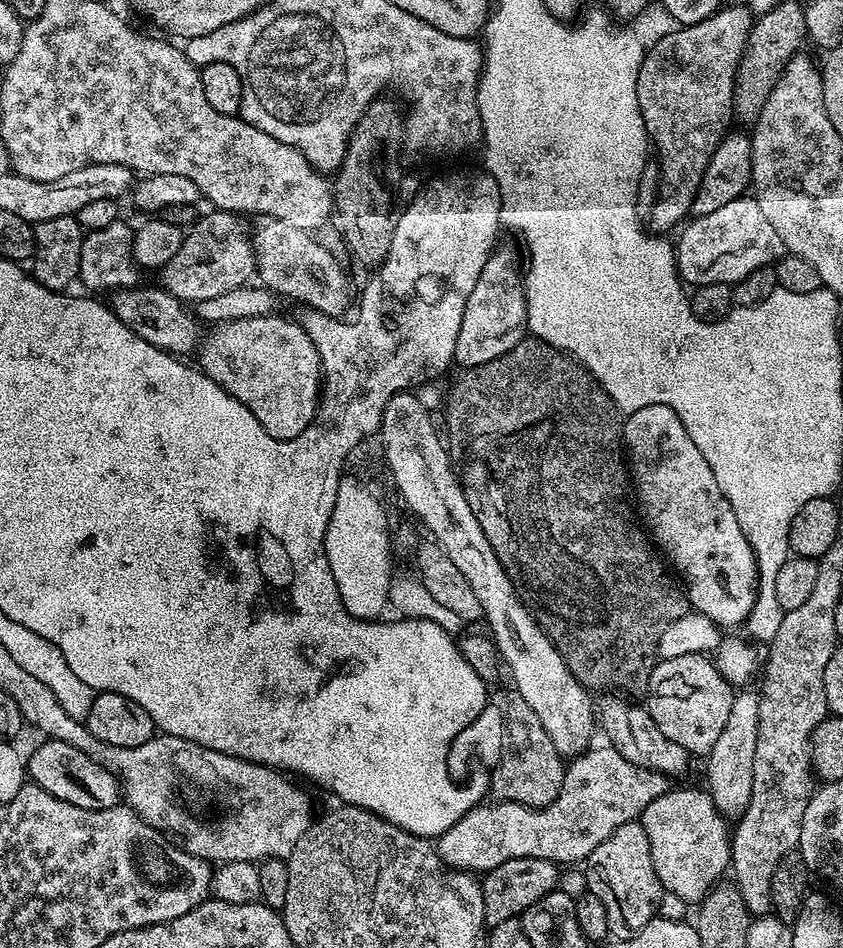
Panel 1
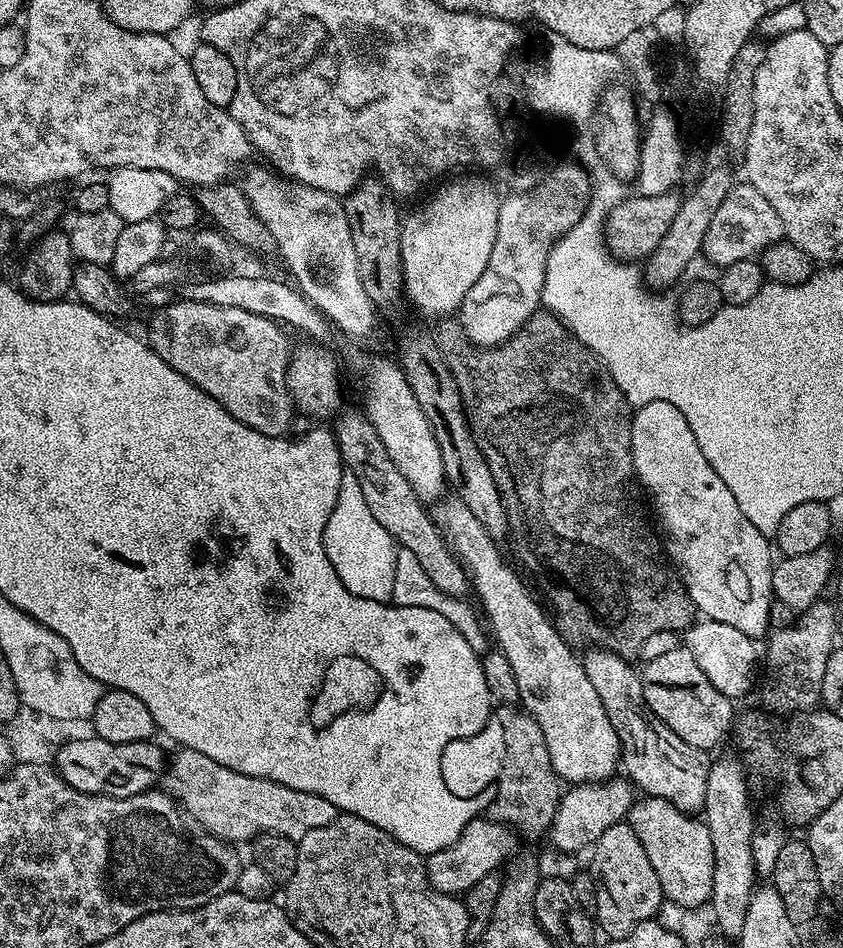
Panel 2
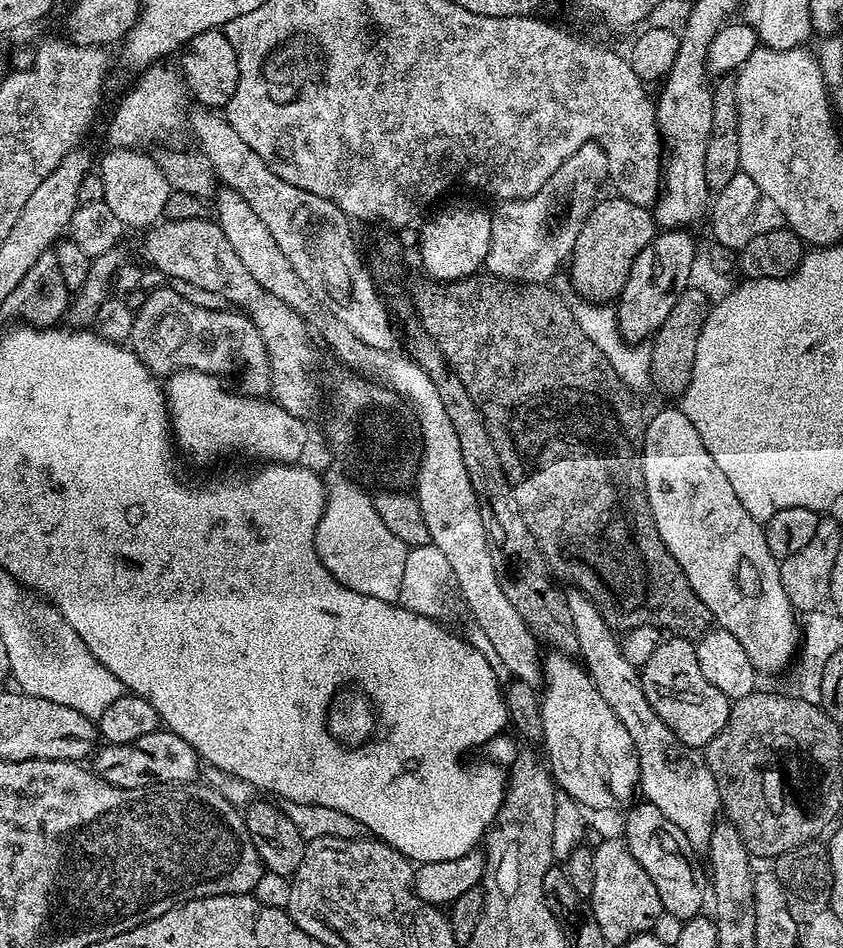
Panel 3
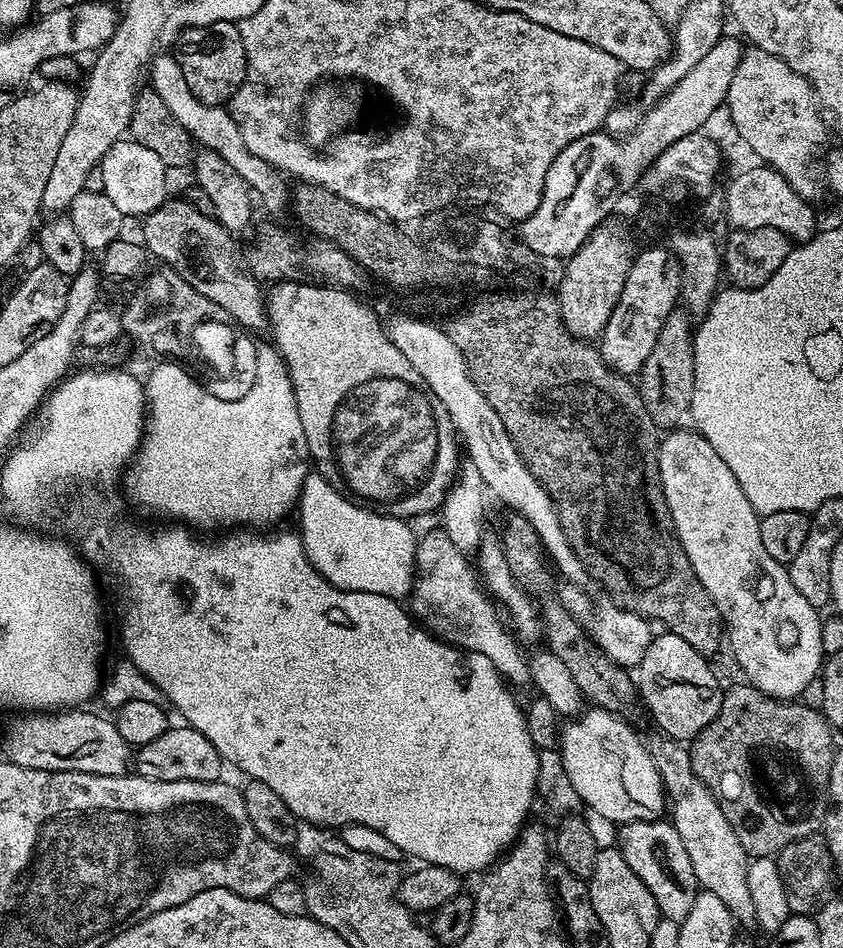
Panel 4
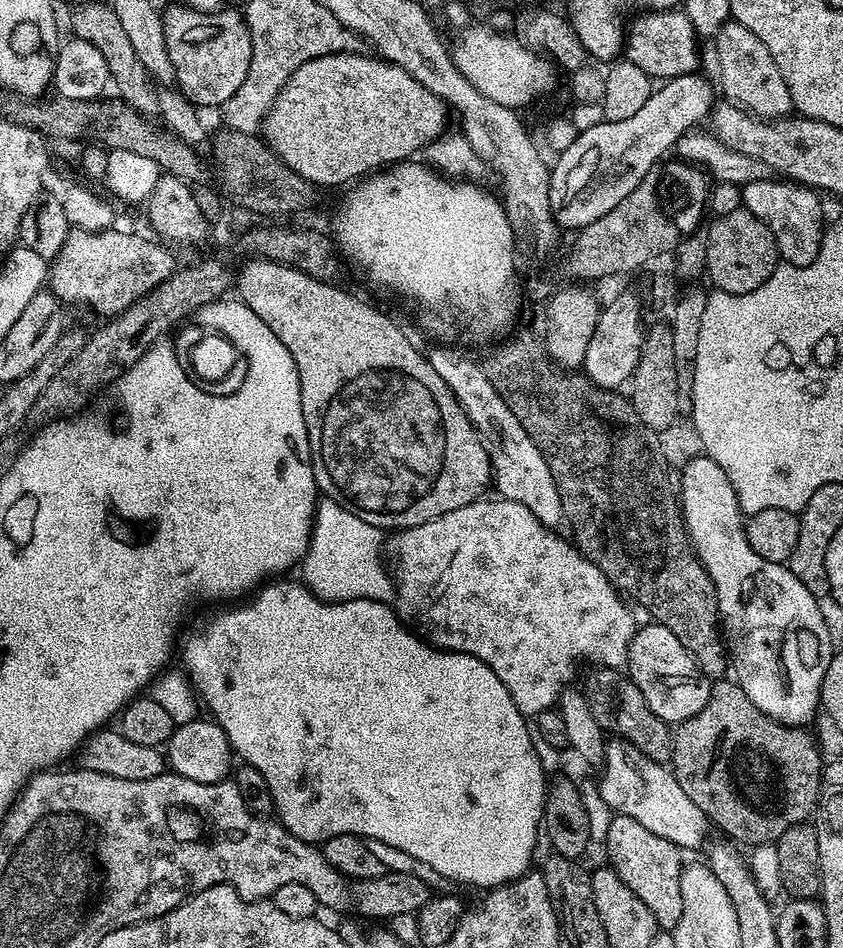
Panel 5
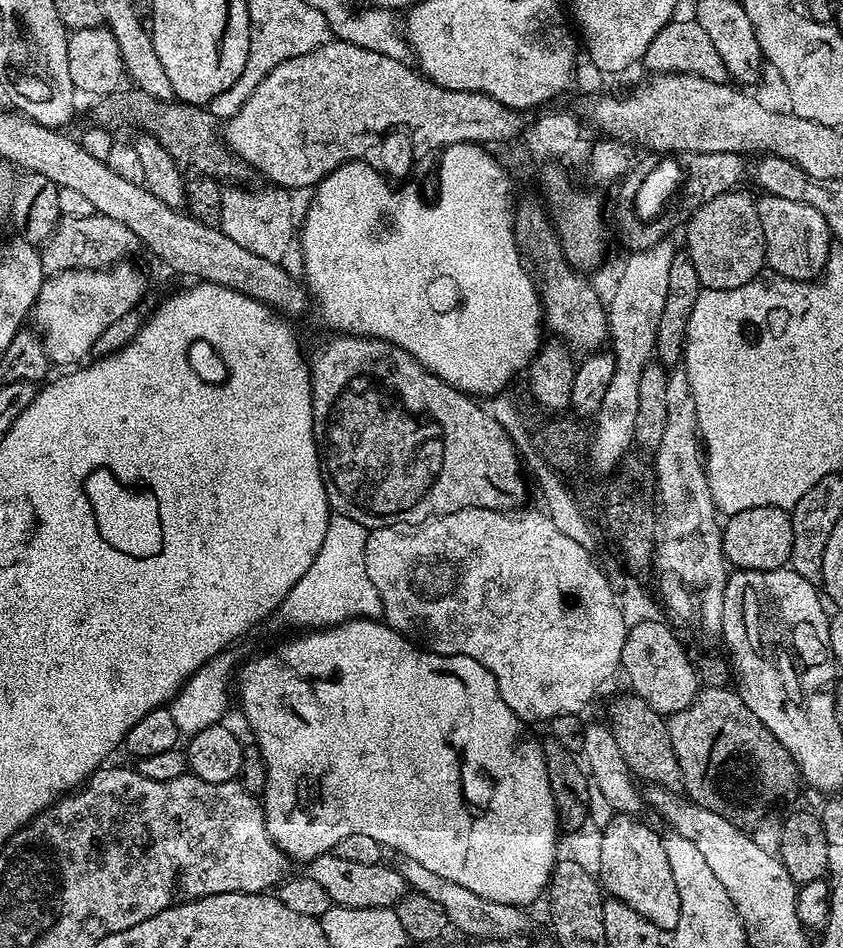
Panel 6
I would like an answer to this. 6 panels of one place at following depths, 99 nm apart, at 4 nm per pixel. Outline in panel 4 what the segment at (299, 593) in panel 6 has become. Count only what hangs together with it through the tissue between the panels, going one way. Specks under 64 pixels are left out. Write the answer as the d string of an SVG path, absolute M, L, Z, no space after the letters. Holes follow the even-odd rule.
M310 472L303 480L298 501L299 512L304 553L316 572L330 584L347 592L382 594L383 597L399 600L405 599L411 593L418 536L415 536L407 521L379 515L363 505L353 503L341 495L339 489L330 486L317 472Z

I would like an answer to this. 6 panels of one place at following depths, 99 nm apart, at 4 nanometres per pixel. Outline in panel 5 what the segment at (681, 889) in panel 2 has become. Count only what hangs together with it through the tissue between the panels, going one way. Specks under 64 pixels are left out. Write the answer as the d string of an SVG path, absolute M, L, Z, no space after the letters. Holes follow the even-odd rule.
M619 814L611 817L608 824L608 833L604 836L604 848L608 851L607 863L634 890L642 902L654 914L657 929L672 930L678 926L682 917L681 877L683 872L681 849L674 842L666 842L666 838L658 838L658 834L646 830L634 818Z

